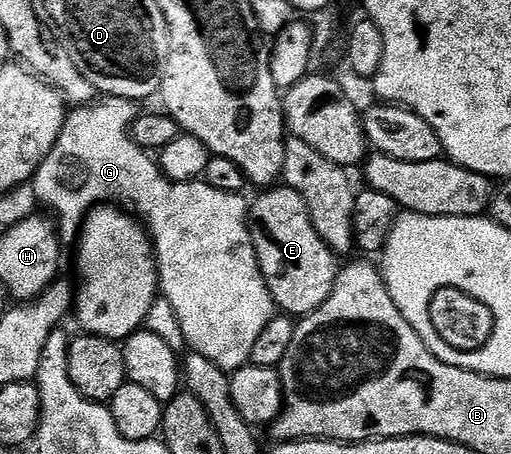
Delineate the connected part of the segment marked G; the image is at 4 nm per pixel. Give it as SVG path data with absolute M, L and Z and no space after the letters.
M116 95L99 97L96 98L94 103L76 106L68 114L66 121L63 122L63 128L57 137L57 145L53 145L53 149L49 149L49 157L45 157L45 161L41 161L41 165L37 169L33 180L35 195L48 207L46 210L53 216L53 222L59 232L60 240L64 244L74 244L78 240L83 220L97 205L118 205L120 208L130 209L140 220L143 218L147 222L148 229L151 230L151 239L155 242L155 259L159 262L159 283L163 286L163 291L161 291L162 298L167 299L169 305L173 305L173 309L177 309L177 317L181 321L181 333L185 333L188 348L196 355L209 357L209 361L213 361L221 370L228 373L237 370L238 367L248 366L251 363L253 345L257 342L257 337L261 337L262 331L265 330L265 325L269 325L269 321L274 319L277 314L275 301L272 299L267 283L263 279L263 274L257 261L255 246L251 240L248 200L243 200L244 196L240 193L221 193L221 189L213 189L213 185L209 185L205 181L172 183L159 170L158 162L143 148L138 147L131 137L131 124L135 122L137 114L137 108L135 107L137 107L136 100L122 99Z

